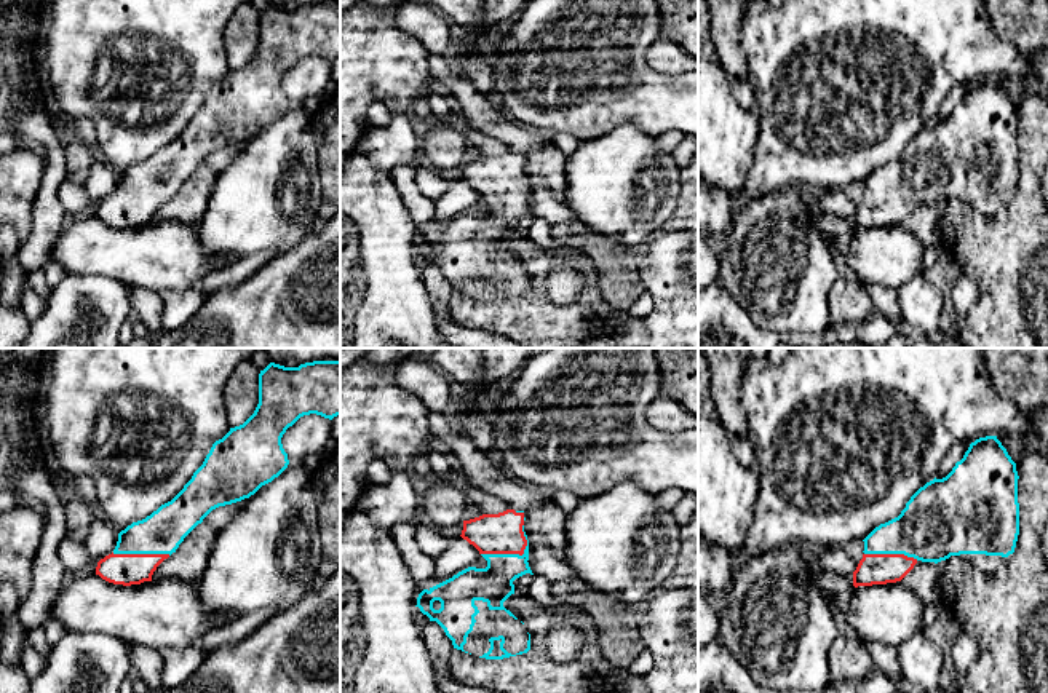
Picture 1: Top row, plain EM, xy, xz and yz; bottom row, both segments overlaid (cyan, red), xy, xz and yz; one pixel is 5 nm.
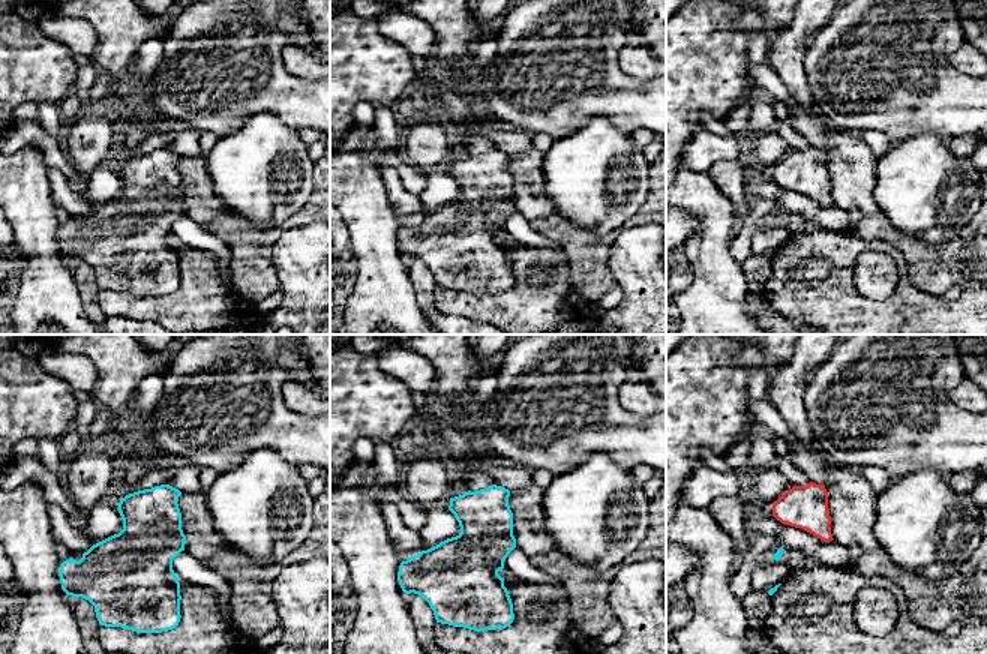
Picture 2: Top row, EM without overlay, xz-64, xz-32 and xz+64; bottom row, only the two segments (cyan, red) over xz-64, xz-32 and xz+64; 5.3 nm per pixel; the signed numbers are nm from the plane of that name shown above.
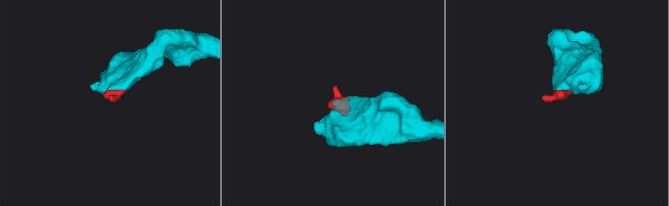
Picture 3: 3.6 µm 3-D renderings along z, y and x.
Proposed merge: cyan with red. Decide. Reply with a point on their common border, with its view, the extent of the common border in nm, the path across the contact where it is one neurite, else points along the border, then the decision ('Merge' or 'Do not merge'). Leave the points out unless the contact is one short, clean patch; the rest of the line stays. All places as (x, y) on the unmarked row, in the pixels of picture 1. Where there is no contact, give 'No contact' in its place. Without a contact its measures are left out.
Touches cyan at xz (516, 197). Shared border 260 nm. Merge

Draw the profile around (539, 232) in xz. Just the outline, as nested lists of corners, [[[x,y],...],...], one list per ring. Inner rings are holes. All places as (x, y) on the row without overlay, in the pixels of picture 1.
[[[542,217],[532,219],[526,236],[545,249],[564,249],[564,246],[553,240],[551,225]]]

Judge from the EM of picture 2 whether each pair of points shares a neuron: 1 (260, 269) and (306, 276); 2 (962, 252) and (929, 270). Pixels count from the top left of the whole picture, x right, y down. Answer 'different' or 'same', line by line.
1: different
2: same

